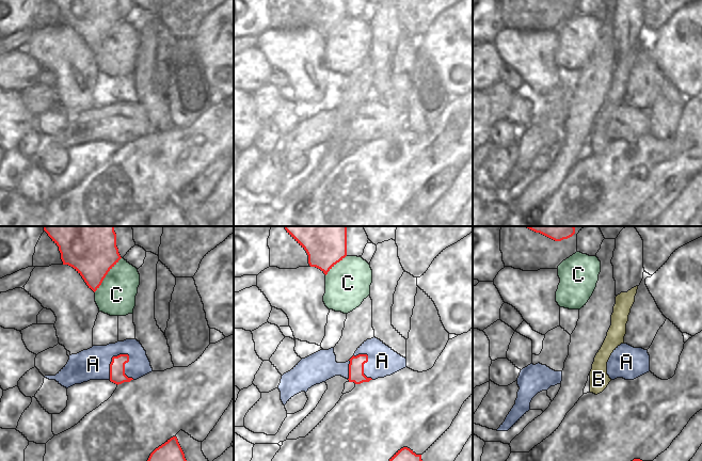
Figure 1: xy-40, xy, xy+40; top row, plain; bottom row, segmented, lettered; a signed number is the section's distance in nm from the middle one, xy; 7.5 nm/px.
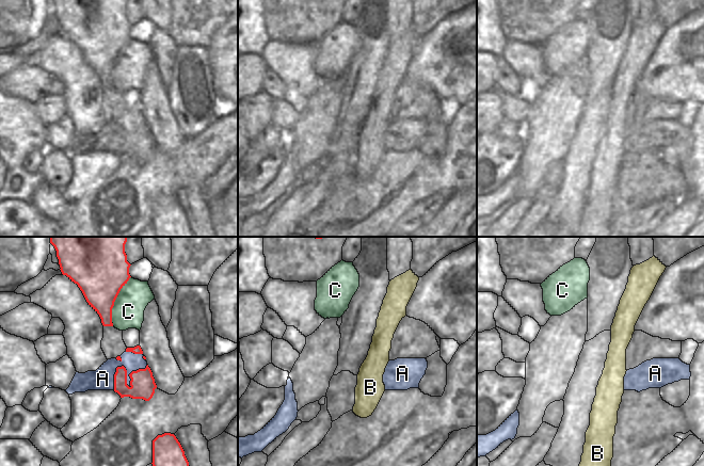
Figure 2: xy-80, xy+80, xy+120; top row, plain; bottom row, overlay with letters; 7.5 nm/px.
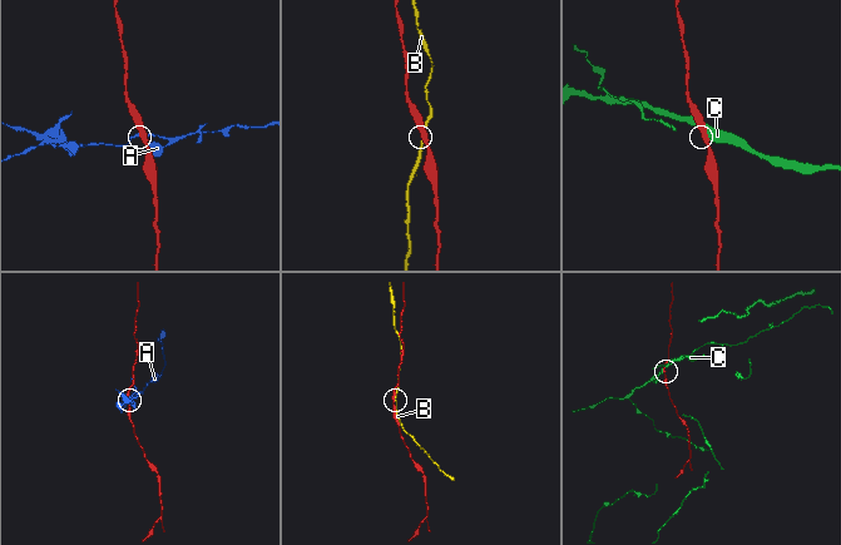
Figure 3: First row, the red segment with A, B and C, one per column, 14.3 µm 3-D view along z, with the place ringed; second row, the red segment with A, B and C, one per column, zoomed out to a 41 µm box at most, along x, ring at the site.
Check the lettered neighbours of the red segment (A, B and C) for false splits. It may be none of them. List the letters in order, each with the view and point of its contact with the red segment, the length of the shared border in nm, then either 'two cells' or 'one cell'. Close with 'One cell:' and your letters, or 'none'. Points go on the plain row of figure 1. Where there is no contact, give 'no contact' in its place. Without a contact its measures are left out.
A: xy-40 (127, 123) | 240 nm | two cells
B: no contact | two cells
C: xy-40 (107, 34) | 340 nm | two cells
One cell: none

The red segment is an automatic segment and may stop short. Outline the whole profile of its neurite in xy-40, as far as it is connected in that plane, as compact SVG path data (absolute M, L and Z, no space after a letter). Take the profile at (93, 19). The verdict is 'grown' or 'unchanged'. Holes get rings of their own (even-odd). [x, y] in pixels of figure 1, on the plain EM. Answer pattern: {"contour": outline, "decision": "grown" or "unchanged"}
{"contour": "M52 0L59 7L63 26L73 28L94 53L99 49L108 33L122 19L116 0Z", "decision": "unchanged"}

